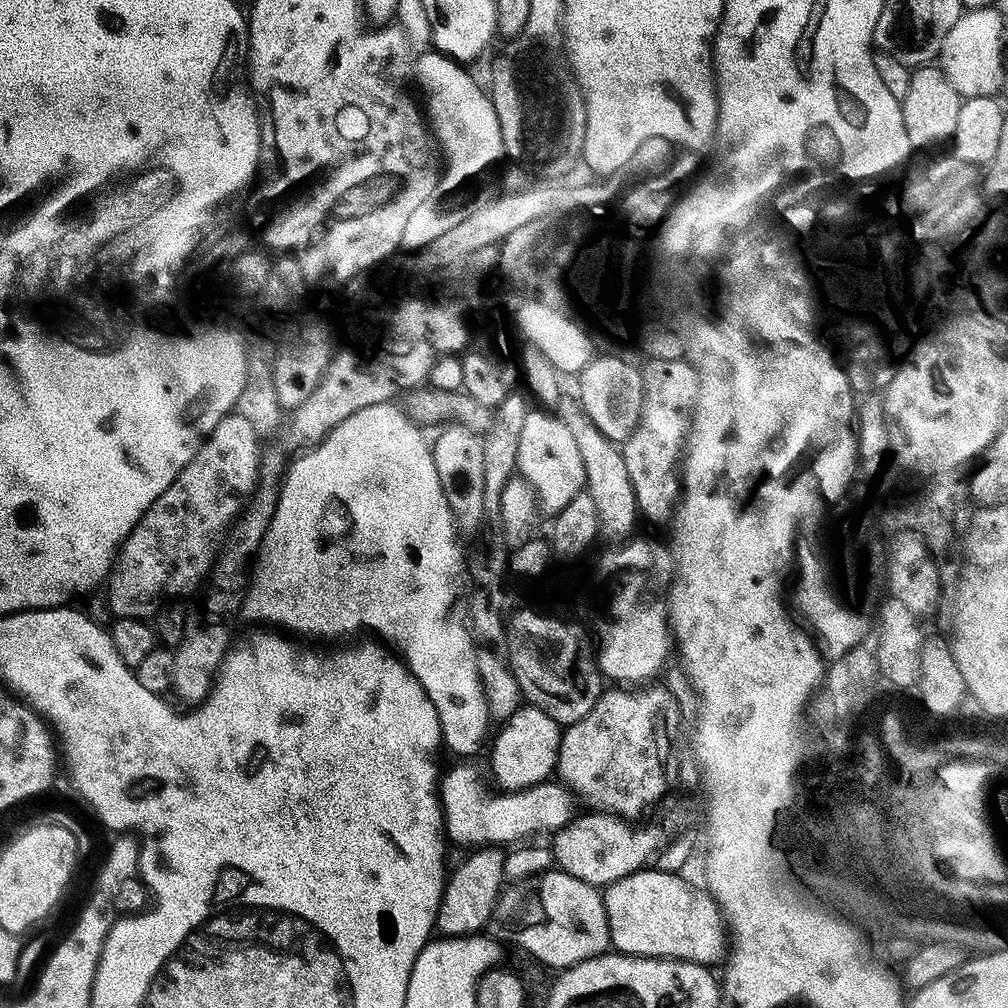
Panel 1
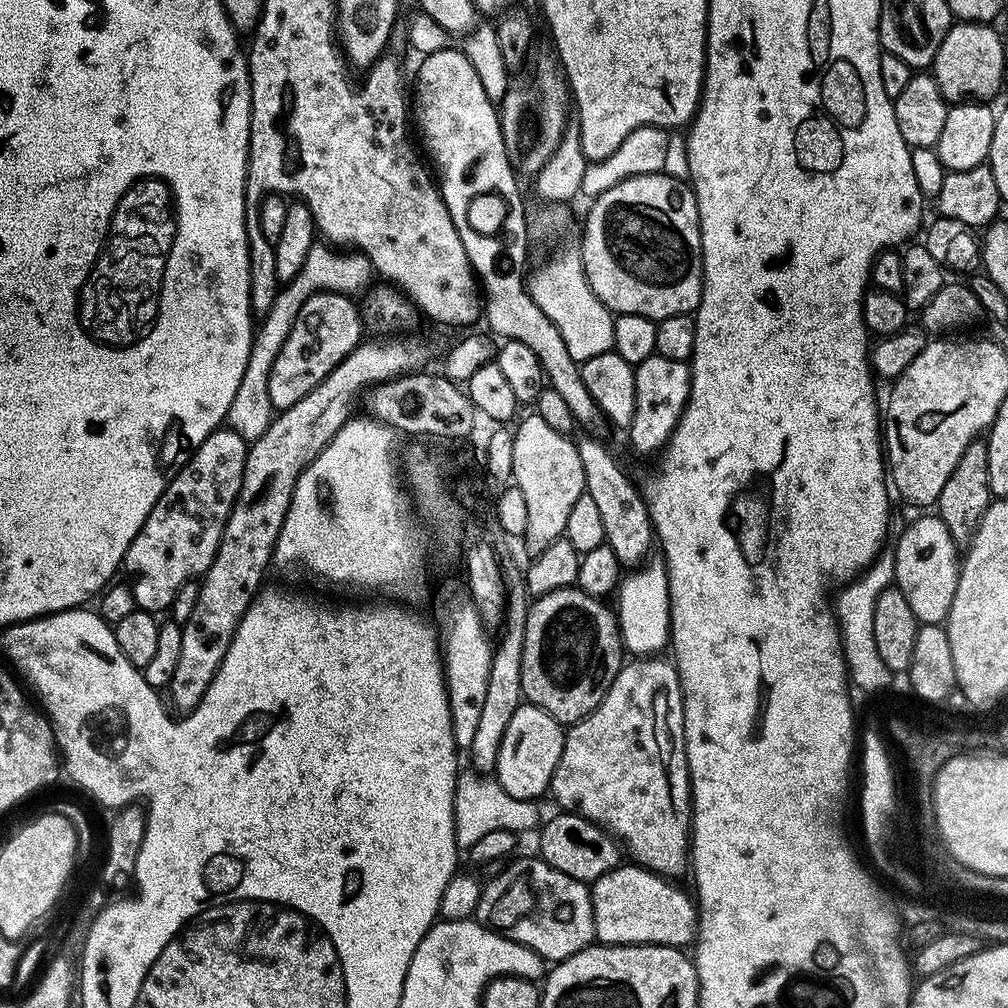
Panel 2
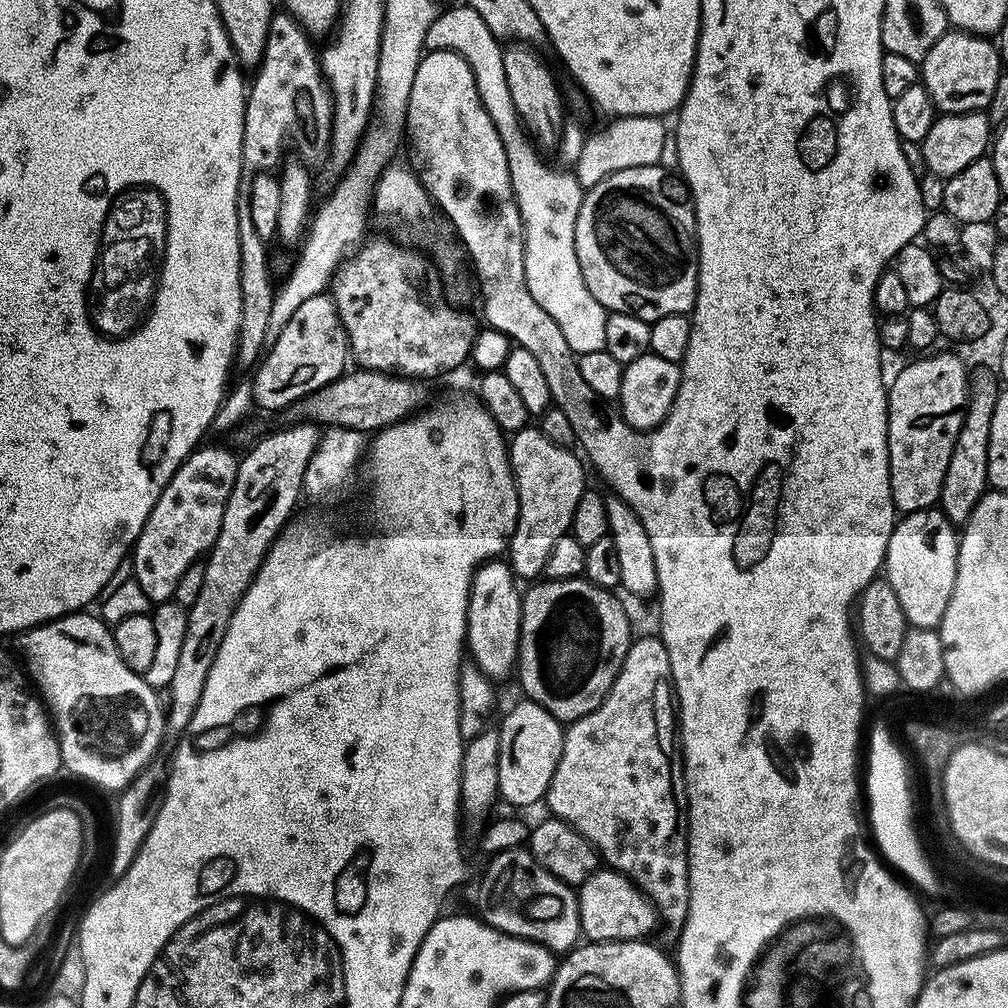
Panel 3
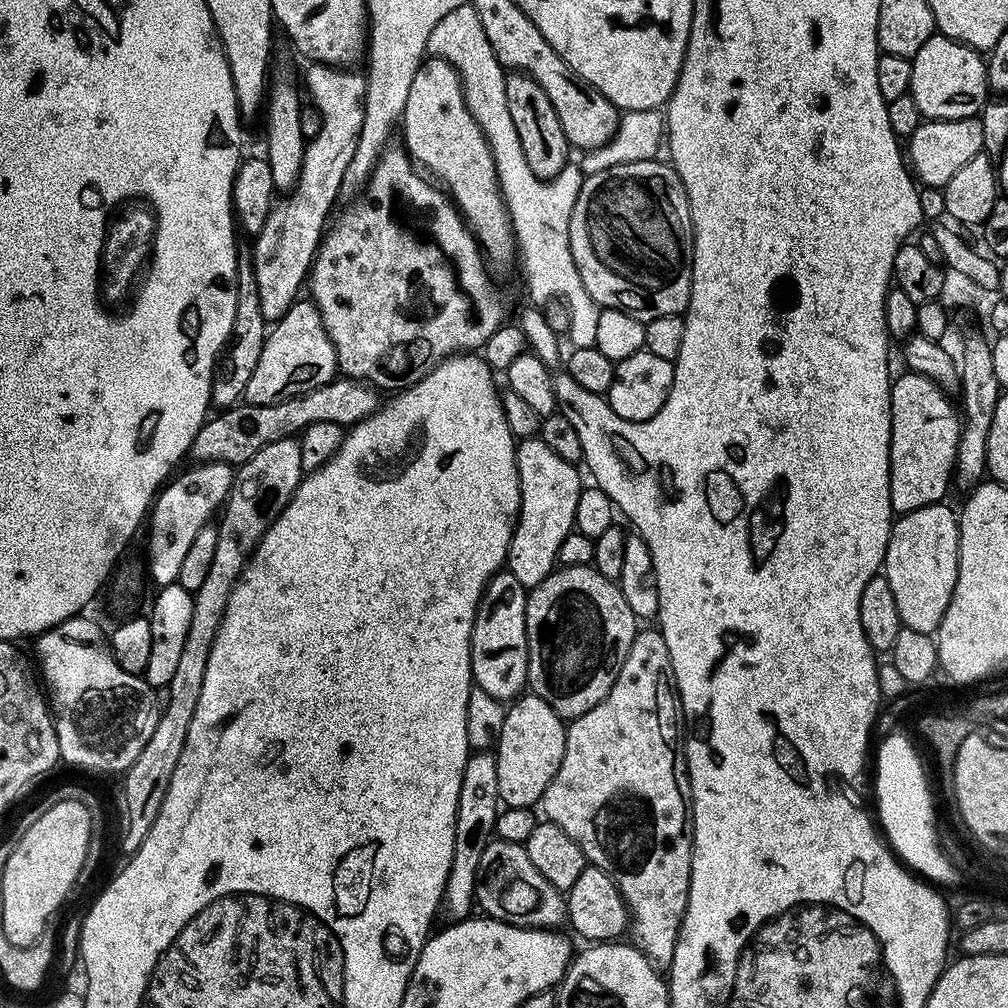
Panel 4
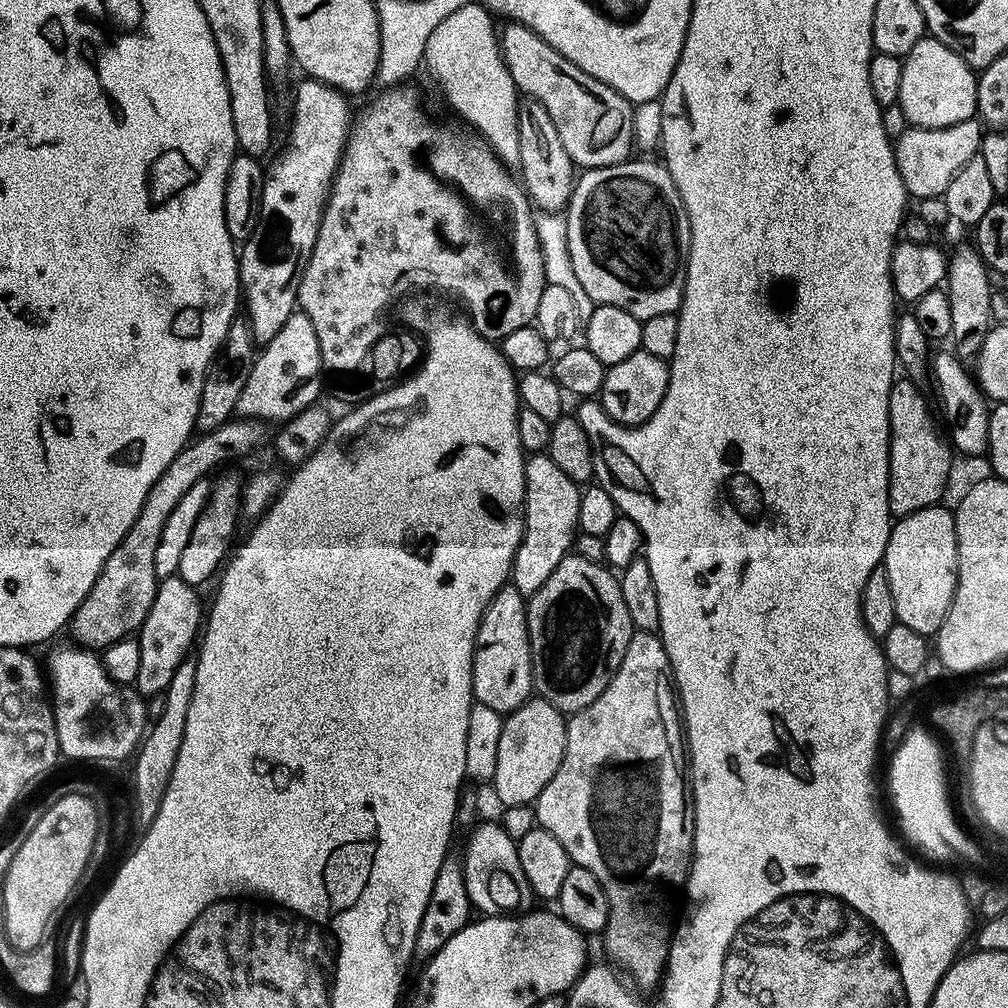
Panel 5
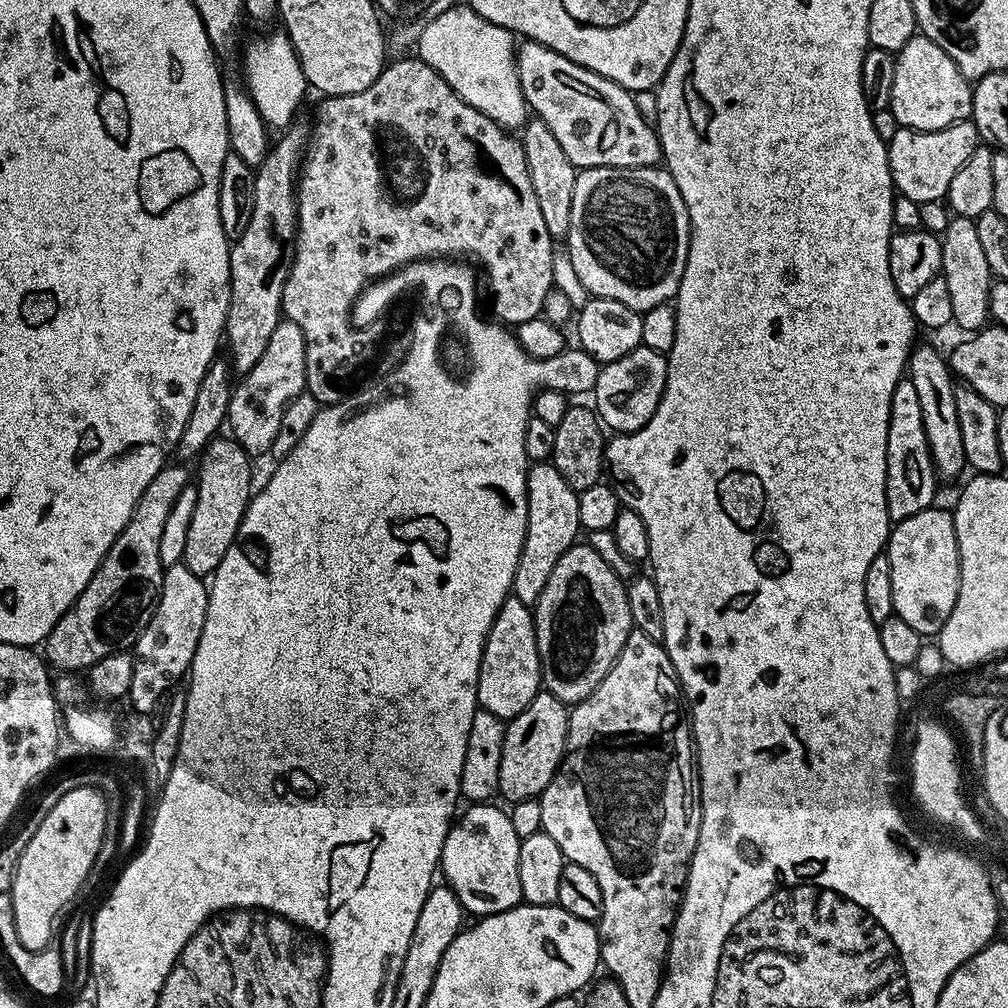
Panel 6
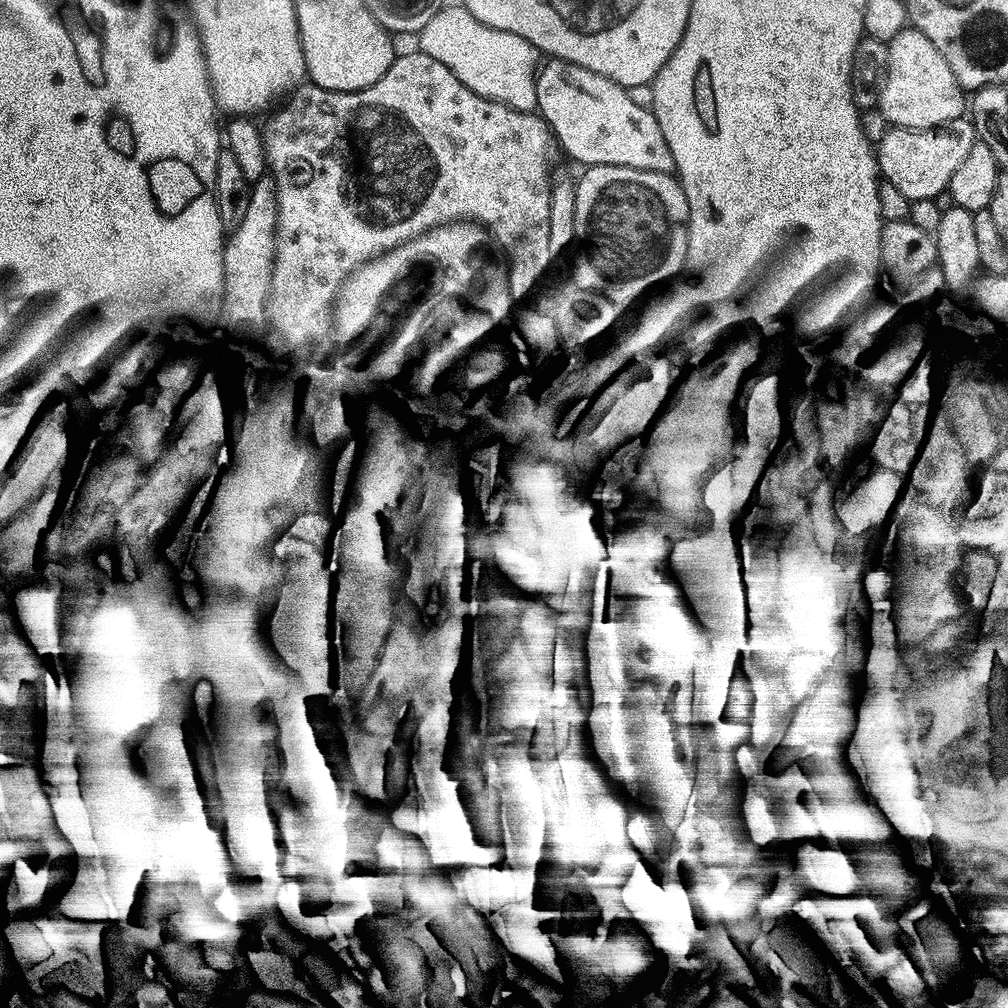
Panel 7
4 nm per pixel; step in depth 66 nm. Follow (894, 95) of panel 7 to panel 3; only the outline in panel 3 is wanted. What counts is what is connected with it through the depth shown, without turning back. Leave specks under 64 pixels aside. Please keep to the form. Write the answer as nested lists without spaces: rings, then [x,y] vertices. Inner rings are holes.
[[[949,30],[945,32],[930,54],[919,61],[919,83],[928,92],[936,110],[950,112],[979,112],[986,110],[994,98],[994,86],[1002,71],[1002,61],[997,45],[991,39],[977,36],[971,32]]]

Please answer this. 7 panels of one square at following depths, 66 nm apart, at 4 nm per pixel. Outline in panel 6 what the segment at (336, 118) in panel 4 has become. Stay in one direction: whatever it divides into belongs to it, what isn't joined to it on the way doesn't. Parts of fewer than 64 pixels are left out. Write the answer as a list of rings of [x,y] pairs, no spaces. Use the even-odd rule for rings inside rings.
[[[292,126],[283,133],[280,141],[273,143],[268,150],[268,156],[256,168],[256,181],[254,182],[254,210],[250,214],[250,222],[246,230],[234,241],[228,249],[230,258],[230,306],[228,317],[224,323],[224,336],[226,348],[232,351],[230,368],[233,373],[243,374],[249,372],[262,358],[266,351],[266,342],[270,342],[270,334],[274,334],[276,327],[282,319],[282,290],[286,275],[286,252],[284,247],[293,243],[296,234],[296,185],[298,183],[298,169],[302,163],[302,153],[310,139],[309,129]]]

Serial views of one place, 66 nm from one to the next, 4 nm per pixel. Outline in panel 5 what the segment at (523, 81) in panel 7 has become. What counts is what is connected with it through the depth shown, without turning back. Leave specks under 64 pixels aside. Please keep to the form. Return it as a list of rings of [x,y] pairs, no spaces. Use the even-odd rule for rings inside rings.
[[[470,2],[462,6],[462,10],[454,10],[450,18],[438,22],[434,26],[434,34],[430,34],[430,42],[426,42],[424,51],[424,64],[432,71],[434,79],[444,87],[444,94],[452,103],[452,108],[468,123],[473,124],[475,131],[491,145],[496,156],[503,164],[509,166],[519,165],[518,154],[518,91],[511,78],[510,70],[504,65],[500,53],[497,25],[492,25],[493,13],[484,7],[483,3]]]

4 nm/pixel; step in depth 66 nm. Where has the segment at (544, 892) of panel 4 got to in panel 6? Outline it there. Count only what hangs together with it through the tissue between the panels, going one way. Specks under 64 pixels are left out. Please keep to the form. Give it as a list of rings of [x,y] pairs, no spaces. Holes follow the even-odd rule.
[[[472,802],[467,805],[465,812],[463,809],[459,813],[458,819],[446,834],[438,865],[439,871],[444,871],[443,879],[448,887],[454,890],[454,894],[462,902],[465,913],[477,912],[475,915],[480,918],[510,910],[522,900],[522,882],[518,882],[518,850],[521,839],[518,834],[514,834],[508,812],[495,808],[494,805],[492,802]]]

